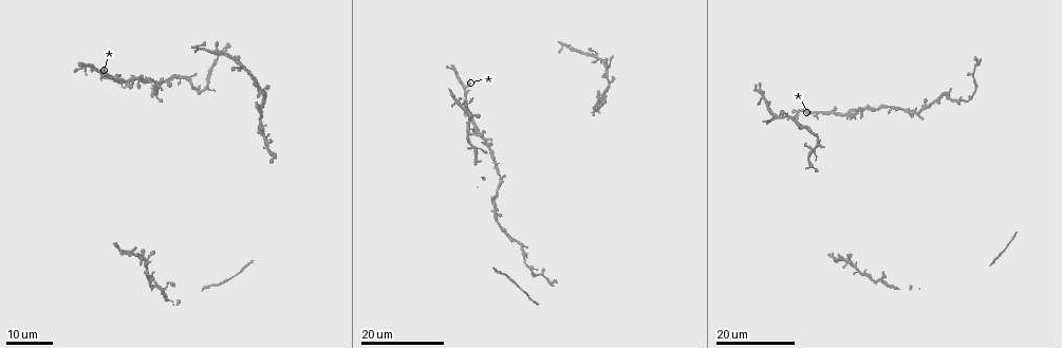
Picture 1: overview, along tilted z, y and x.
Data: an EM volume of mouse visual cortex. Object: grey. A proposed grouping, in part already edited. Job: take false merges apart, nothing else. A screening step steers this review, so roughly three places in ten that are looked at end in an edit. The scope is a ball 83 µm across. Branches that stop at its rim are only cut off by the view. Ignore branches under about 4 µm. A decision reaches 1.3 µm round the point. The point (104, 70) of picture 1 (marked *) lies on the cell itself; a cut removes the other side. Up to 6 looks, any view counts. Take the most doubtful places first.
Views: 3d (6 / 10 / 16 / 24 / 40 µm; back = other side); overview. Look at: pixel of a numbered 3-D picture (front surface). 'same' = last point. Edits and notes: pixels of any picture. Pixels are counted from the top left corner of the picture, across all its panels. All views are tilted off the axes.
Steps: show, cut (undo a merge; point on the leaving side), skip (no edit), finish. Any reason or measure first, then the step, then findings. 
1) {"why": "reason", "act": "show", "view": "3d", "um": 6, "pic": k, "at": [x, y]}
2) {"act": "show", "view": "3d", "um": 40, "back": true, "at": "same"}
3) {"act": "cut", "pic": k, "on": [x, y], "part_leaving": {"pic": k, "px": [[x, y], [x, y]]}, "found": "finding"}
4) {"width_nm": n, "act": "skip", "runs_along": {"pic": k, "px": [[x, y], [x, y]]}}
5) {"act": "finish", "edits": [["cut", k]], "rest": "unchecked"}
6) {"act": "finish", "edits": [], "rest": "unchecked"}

{"why": "looks like a crossing", "act": "show", "view": "3d", "um": 24, "pic": 1, "at": [264, 134]}

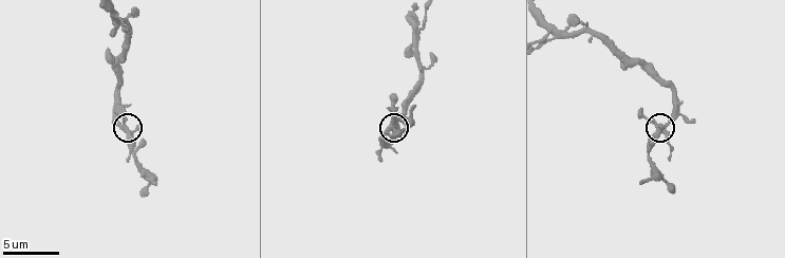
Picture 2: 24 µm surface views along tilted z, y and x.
{"why": "closer look", "act": "show", "view": "3d", "um": 6, "pic": 2, "at": [126, 124]}

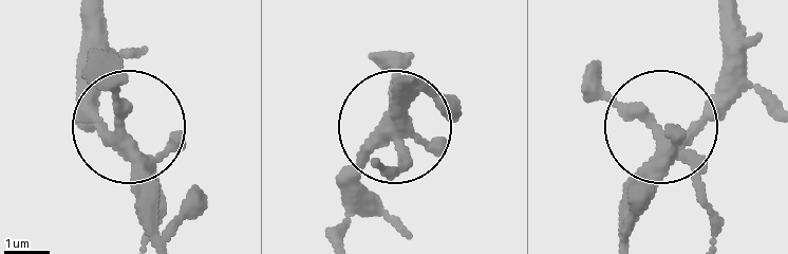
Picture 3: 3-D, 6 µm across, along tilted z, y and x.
{"arms": 5, "act": "skip", "found": "one cell here"}

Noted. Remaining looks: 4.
{"why": "four or more arms meet", "act": "show", "view": "3d", "um": 10, "pic": 2, "at": [414, 35]}

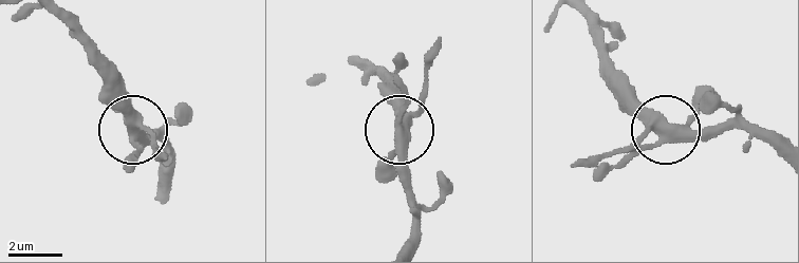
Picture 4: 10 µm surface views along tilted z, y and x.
{"act": "show", "view": "3d", "um": 6, "pic": 4, "at": [400, 130]}

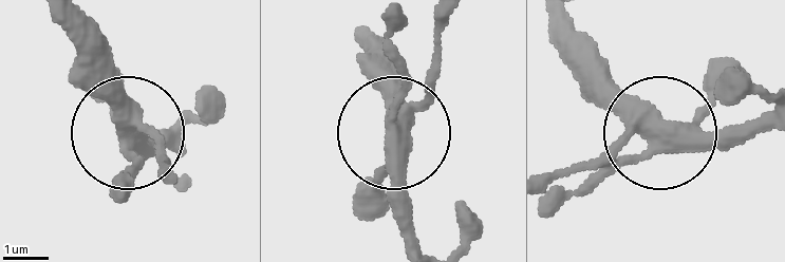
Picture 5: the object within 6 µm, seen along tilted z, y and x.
{"act": "skip", "runs_along": {"pic": 5, "px": [[559, 23], [650, 138], [633, 155], [561, 174]]}, "found": "continuous, no second cell"}

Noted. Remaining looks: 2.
{"why": "arms part here", "act": "show", "view": "3d", "um": 24, "pic": 1, "at": [533, 270]}

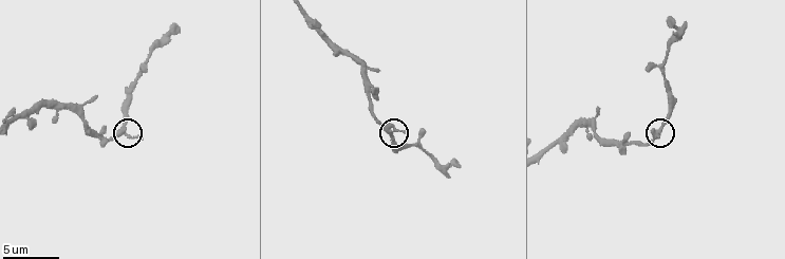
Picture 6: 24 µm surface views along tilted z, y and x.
{"act": "show", "view": "3d", "um": 6, "pic": 6, "at": [125, 133]}

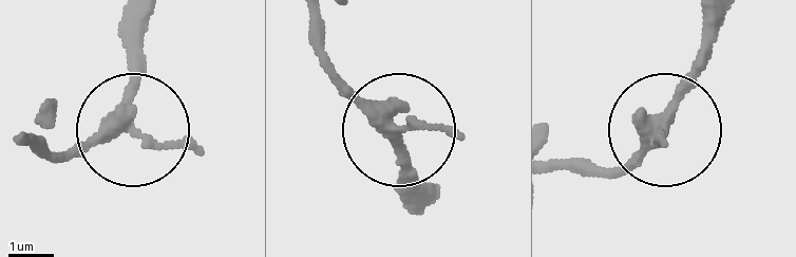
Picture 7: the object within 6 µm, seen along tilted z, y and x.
{"arms": 3, "act": "skip", "runs_along": {"pic": 7, "px": [[30, 143], [77, 151], [125, 129], [140, 20]]}, "found": "continuous, no second cell"}

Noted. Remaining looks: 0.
{"act": "finish", "edits": [], "rest": "unchecked"}

